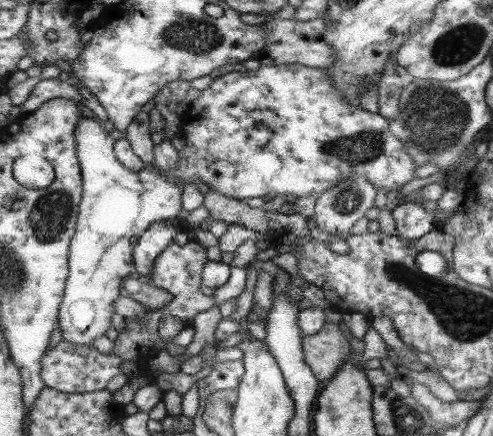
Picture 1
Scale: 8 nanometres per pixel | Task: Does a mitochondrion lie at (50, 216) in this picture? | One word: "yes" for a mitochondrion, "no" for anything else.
yes

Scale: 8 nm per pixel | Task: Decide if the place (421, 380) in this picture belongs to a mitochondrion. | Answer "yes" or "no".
no

